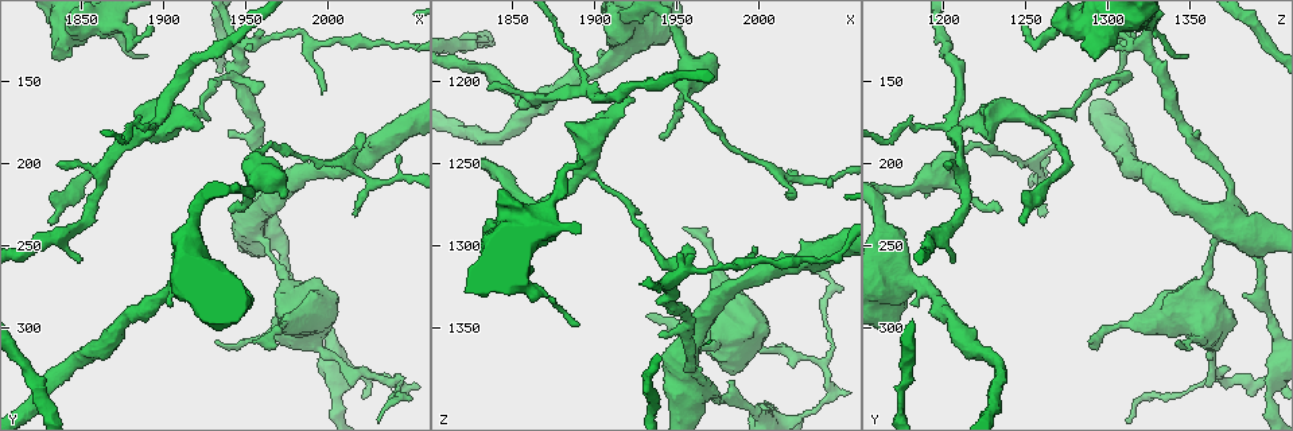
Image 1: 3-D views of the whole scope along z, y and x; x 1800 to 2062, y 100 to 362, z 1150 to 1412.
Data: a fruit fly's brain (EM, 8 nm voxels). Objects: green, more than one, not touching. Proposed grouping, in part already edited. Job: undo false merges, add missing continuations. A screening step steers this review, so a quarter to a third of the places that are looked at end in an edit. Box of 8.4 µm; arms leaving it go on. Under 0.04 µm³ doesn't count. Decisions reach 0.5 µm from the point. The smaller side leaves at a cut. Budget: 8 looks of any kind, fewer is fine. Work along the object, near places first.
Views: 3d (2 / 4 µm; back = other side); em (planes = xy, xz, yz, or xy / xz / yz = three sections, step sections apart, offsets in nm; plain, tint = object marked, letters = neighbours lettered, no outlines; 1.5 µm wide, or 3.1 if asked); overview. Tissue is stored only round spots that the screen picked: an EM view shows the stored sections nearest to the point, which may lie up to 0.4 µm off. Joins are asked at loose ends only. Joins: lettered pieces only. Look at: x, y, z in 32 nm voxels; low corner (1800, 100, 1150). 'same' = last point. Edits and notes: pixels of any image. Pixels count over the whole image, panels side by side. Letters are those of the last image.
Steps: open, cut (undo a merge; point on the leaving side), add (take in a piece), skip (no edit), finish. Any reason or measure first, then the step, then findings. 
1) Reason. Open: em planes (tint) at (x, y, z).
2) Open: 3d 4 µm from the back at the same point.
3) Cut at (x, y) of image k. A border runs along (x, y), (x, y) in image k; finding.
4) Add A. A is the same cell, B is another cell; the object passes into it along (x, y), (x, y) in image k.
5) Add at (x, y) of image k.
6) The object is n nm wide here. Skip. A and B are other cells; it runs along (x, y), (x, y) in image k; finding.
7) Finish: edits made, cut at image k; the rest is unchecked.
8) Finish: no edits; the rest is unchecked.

Sudden change in width. Open: 3d 4 µm at (1954, 242, 1372).

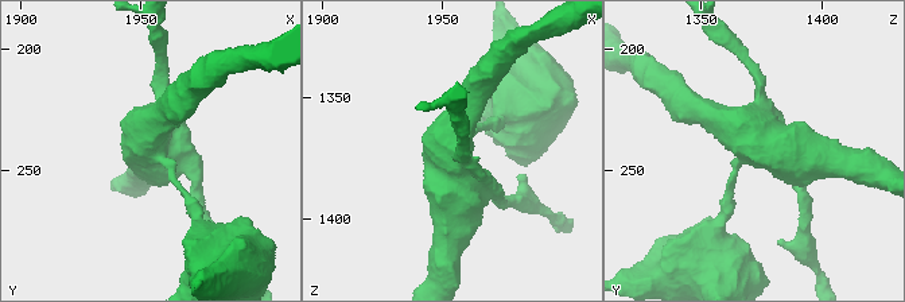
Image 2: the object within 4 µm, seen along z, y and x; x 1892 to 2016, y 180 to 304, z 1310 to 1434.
4 arms meet here; need the tissue. Open: em planes (letters) at (1954, 240, 1372).

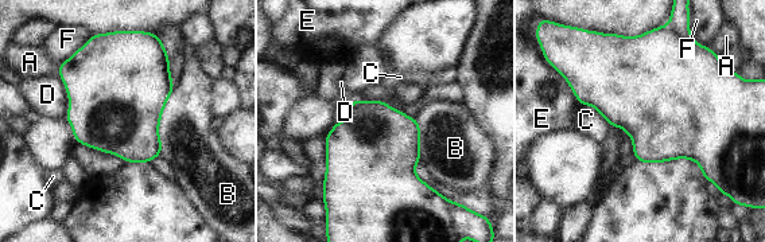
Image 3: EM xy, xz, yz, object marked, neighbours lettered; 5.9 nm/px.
The object is 550 nm wide here. Cut at (679, 20) of image 3. A, B, C, D, E and F are other cells; a border runs along (675, 31), (694, 42) in image 3; a second neuron is stuck on.

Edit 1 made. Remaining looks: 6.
Open: overview.

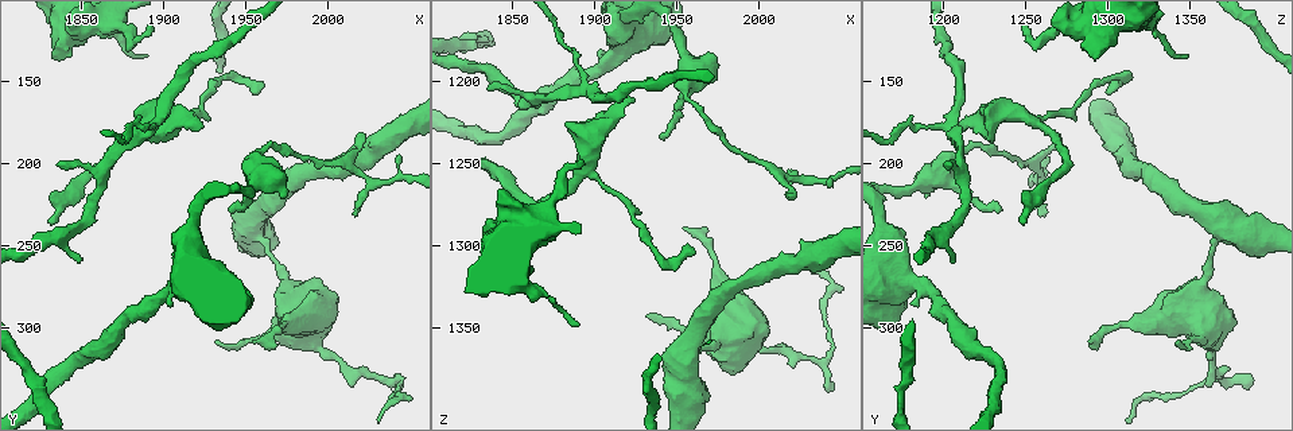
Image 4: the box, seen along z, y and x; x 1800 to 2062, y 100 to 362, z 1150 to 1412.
Free end. Open: 3d 2 µm at (2016, 230, 1262).

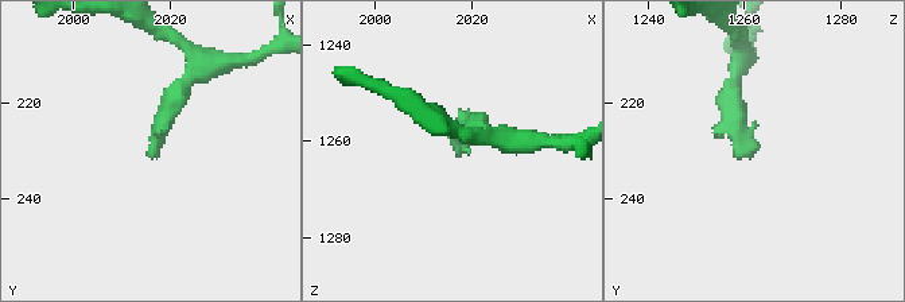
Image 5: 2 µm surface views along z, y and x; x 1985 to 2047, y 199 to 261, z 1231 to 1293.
Now the EM. Open: em planes (letters) at (2017, 231, 1262).

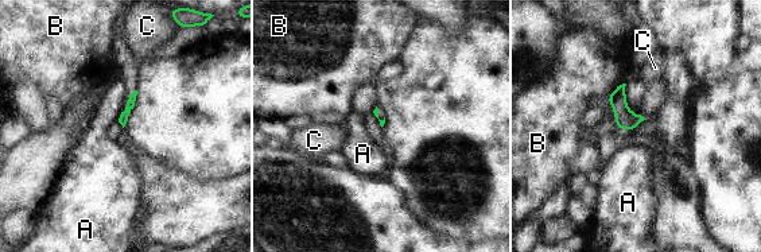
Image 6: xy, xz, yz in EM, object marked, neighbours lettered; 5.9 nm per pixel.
Skip. A, B and C are other cells; a border runs along (625, 84), (625, 105), (647, 119) in image 6; no lettered piece goes on from it.

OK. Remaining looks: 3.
An open end. Open: 3d 4 µm at (1924, 176, 1210).

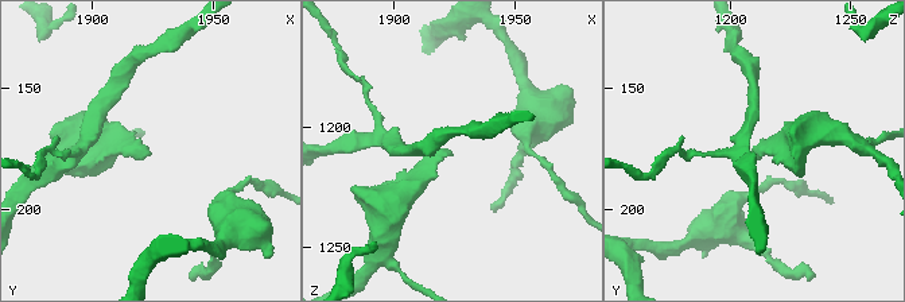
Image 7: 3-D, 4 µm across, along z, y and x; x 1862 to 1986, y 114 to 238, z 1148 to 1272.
Open: em planes (letters) at (1924, 176, 1213).

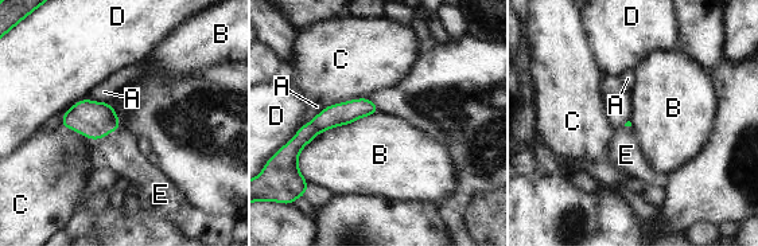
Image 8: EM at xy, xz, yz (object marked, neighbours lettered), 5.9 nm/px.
Add E. E is the same cell, A, B, C and D are other cells; it goes on there.

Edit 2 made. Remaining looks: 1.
Finish: edits made, cut at image 3, add at image 8; the rest is unchecked.

